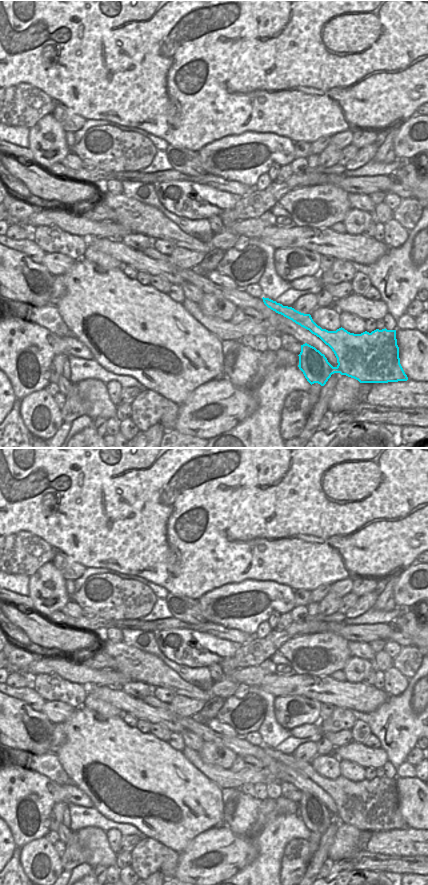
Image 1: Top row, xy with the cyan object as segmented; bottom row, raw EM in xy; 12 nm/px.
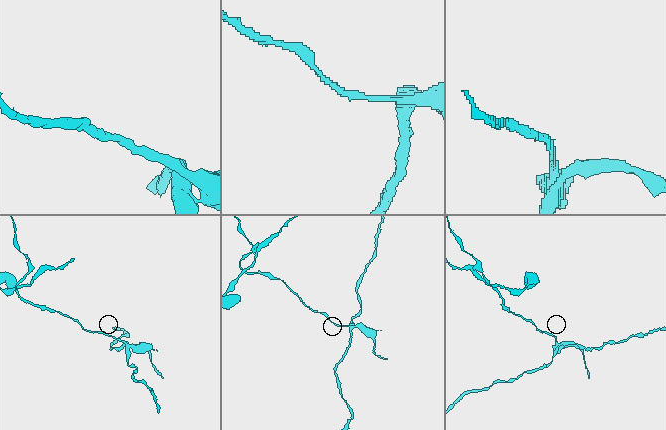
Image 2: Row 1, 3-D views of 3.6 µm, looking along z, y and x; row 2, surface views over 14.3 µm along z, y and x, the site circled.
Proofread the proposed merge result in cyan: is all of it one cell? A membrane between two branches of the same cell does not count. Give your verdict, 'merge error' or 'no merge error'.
merge error

